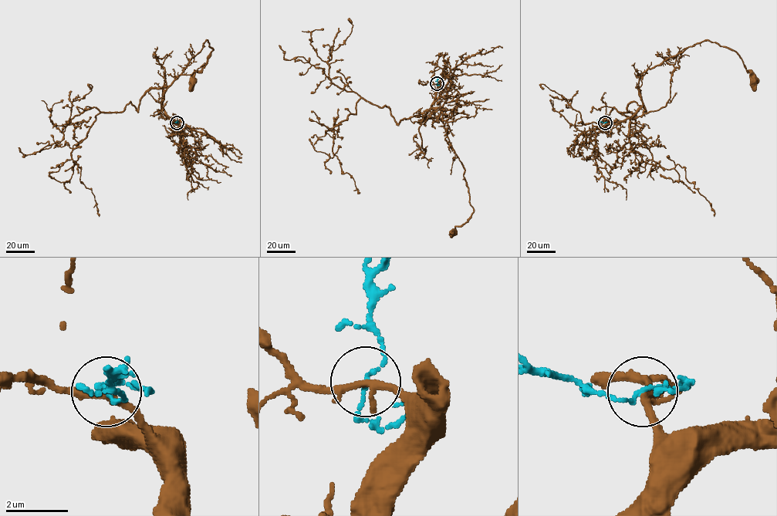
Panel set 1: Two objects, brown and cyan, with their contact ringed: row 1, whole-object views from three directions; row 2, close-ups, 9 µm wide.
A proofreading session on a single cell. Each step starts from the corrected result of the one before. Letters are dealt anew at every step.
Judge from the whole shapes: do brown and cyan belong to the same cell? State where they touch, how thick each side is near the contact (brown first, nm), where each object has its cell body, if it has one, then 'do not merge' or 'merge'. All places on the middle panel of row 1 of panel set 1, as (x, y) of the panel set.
(437, 83) | 220/100 nm | brown (453, 233) | cyan none | do not merge

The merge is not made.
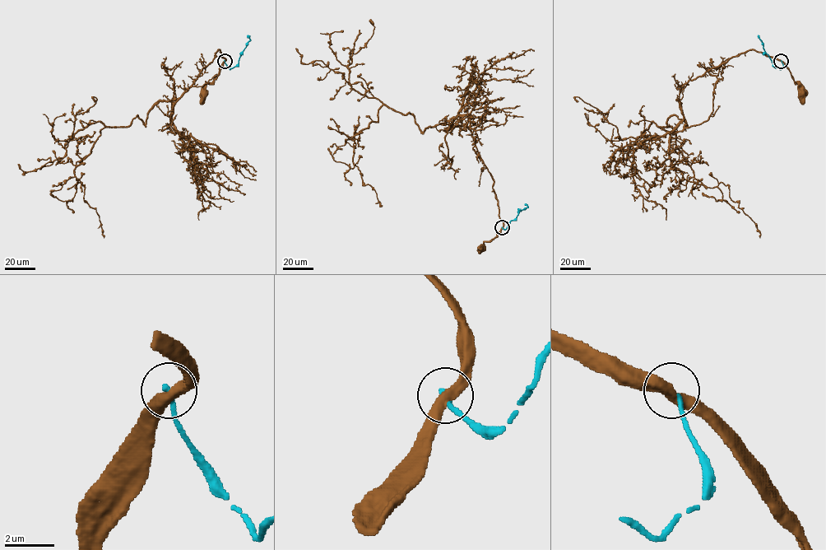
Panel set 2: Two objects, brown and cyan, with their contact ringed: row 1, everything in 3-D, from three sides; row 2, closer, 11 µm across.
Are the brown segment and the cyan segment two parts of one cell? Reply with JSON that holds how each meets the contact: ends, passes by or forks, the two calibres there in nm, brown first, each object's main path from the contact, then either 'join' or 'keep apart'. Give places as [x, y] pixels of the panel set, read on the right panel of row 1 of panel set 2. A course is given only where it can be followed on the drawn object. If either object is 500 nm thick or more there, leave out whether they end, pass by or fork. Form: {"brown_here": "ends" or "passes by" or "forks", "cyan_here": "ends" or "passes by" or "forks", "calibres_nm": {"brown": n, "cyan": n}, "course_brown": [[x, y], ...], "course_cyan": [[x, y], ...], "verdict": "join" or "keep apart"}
{"brown_here": "passes by", "cyan_here": "ends", "calibres_nm": {"brown": 440, "cyan": 190}, "course_brown": [[781, 61], [804, 92]], "course_cyan": [[781, 61], [782, 68], [776, 68], [758, 34]], "verdict": "keep apart"}

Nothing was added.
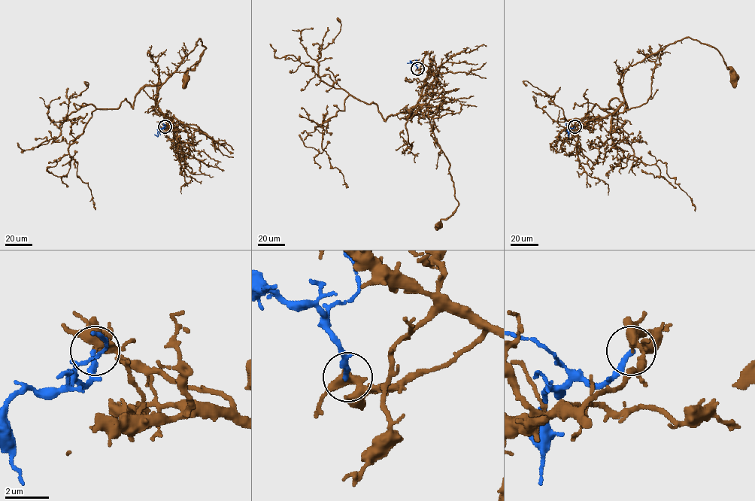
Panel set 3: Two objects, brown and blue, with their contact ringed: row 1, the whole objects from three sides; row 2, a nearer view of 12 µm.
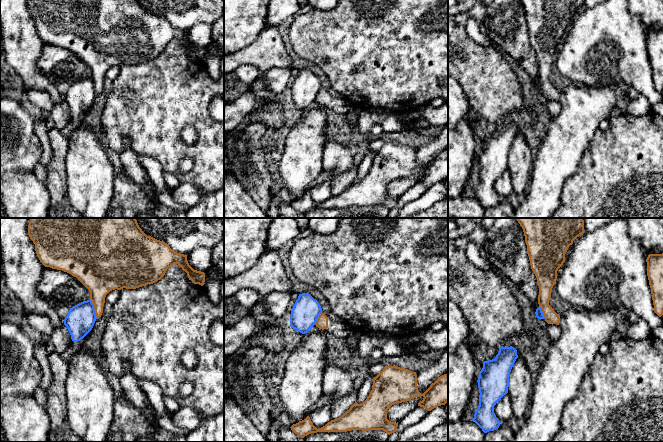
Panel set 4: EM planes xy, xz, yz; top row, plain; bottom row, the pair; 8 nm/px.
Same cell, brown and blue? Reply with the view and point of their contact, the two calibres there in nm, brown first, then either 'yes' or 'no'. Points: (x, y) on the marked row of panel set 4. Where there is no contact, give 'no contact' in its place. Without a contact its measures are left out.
contact xy (94, 308); calibres 260 and 220 nm; no

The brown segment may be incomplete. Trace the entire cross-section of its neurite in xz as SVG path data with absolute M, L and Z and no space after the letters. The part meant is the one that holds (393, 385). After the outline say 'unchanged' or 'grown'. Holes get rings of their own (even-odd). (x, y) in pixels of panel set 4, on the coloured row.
M385 366L384 369L374 377L372 390L363 403L358 404L355 402L341 417L331 420L319 429L313 425L309 416L304 420L293 424L290 428L301 438L317 432L347 432L351 430L383 430L390 435L397 430L398 422L391 422L387 419L387 410L394 404L409 401L421 396L424 398L418 403L418 406L423 407L428 411L431 411L438 406L445 405L448 402L448 374L438 377L438 379L421 394L417 387L416 372L397 366Z; unchanged

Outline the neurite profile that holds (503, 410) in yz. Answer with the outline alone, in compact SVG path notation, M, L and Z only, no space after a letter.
M508 393L496 403L494 413L501 423L506 423L513 416L511 397Z

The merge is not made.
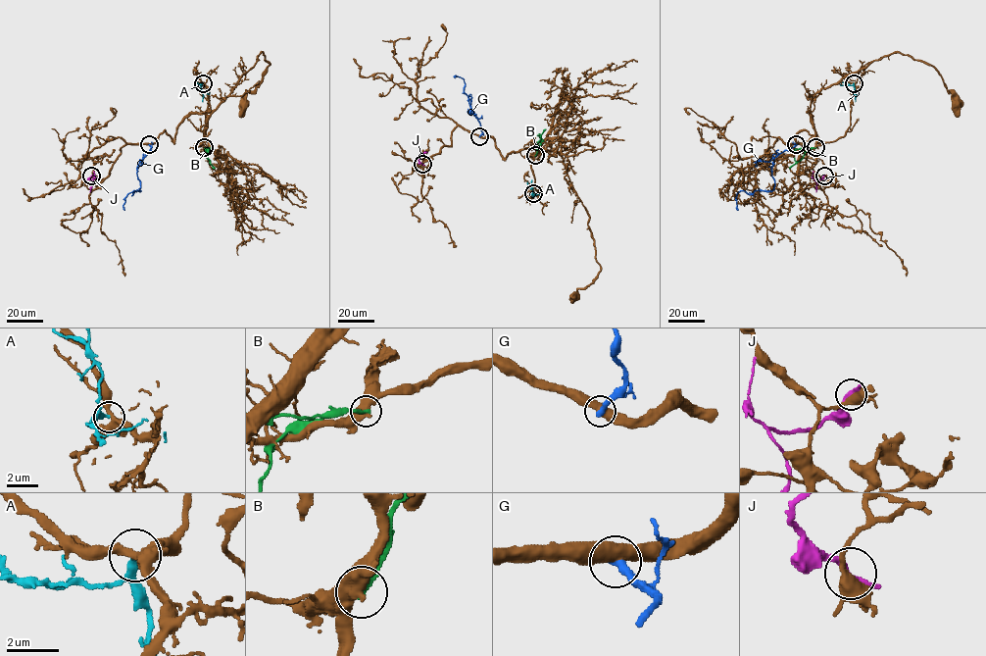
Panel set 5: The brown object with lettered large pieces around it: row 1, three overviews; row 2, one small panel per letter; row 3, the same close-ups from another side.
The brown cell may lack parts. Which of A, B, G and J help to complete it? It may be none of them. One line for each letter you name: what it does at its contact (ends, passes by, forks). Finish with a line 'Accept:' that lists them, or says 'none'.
Accept: none

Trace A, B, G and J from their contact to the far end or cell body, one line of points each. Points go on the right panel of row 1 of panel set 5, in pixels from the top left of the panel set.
A: (854, 83), (855, 101)
B: (815, 147), (807, 150), (803, 157), (789, 168)
G: (797, 144), (774, 158), (771, 173), (774, 188), (757, 190), (751, 194), (740, 191), (736, 198), (737, 210)
J: (823, 176), (814, 179), (816, 191)

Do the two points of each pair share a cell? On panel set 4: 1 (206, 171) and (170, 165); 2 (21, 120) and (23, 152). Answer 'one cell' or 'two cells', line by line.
1: one cell
2: one cell

